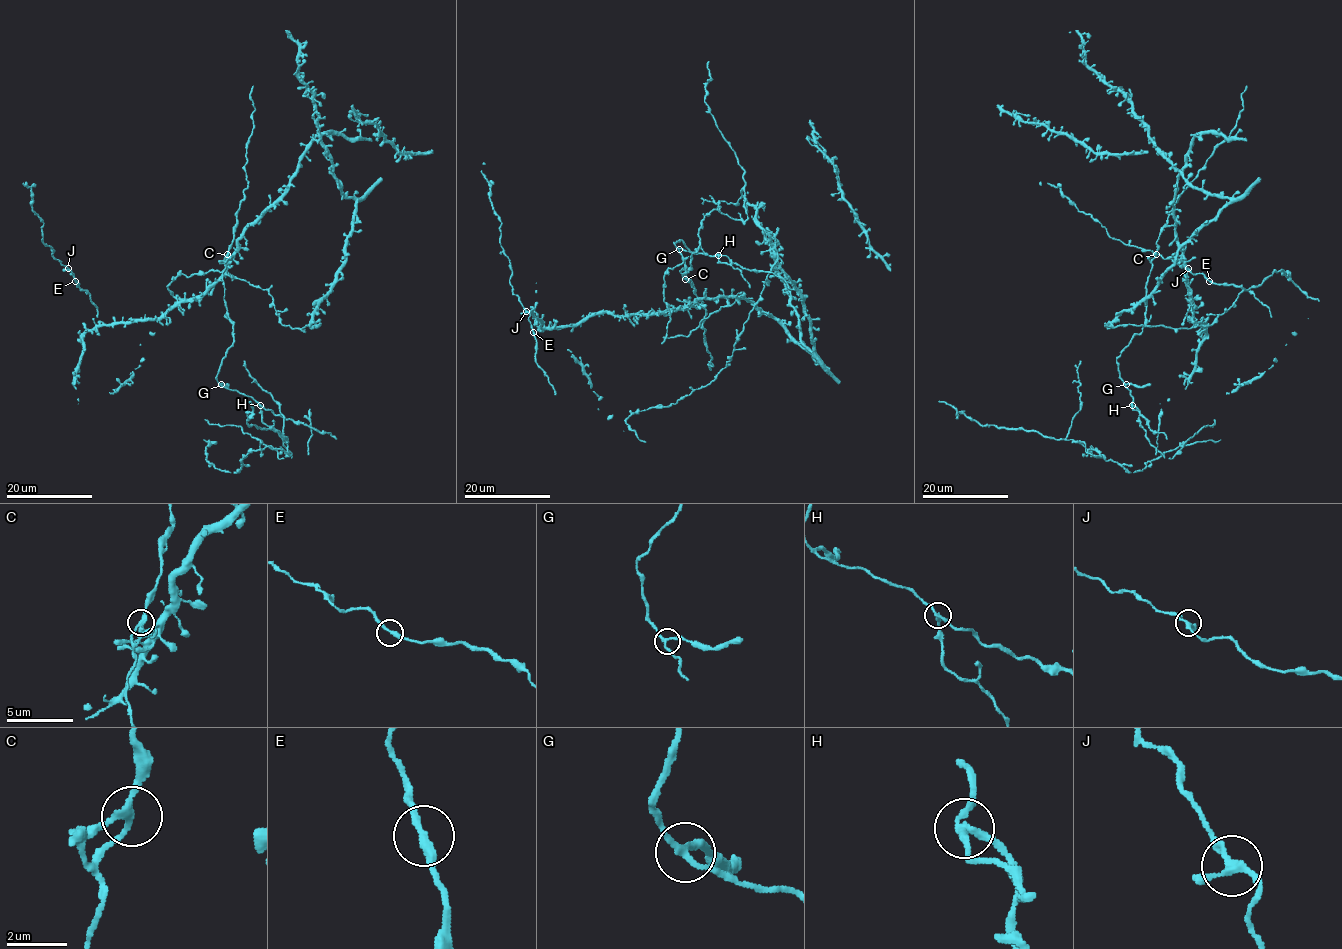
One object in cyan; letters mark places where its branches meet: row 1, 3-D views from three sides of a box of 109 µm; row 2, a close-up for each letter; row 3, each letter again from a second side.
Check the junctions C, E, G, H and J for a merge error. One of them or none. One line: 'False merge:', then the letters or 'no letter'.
False merge: H

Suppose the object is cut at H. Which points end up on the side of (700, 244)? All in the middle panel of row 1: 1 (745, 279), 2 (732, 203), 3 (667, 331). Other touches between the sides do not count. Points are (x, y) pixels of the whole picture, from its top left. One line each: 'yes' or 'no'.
1: yes
2: yes
3: yes

